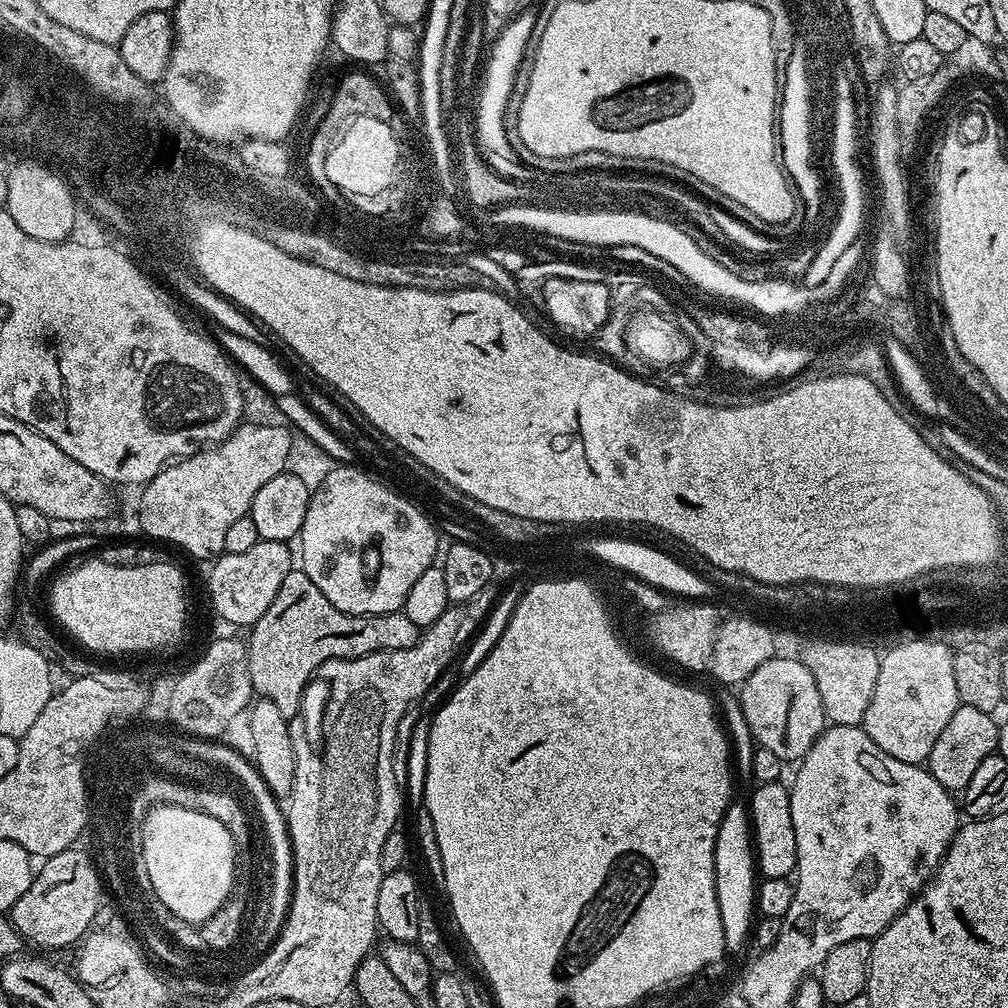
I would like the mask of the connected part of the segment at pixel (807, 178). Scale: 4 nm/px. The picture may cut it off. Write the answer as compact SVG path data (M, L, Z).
M796 48L788 56L788 65L782 68L782 87L778 92L778 155L781 165L804 209L805 217L812 218L820 212L820 180L812 165L812 80L808 71L808 53Z

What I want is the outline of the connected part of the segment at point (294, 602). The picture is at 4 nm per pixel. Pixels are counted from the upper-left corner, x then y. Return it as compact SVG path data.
M302 570L286 574L282 590L278 590L274 602L270 602L270 610L266 610L266 614L262 614L262 618L251 625L249 632L252 633L246 636L246 643L253 693L278 706L278 710L282 710L289 718L295 716L300 709L300 699L304 696L309 680L327 660L349 660L371 652L402 650L406 646L414 646L414 642L418 642L422 635L422 629L414 626L414 622L410 622L410 618L406 618L402 610L377 616L355 616L338 610L338 606L334 606L334 602L330 602L326 594L322 594L322 590L318 590L318 586L314 586L314 582L310 582L310 578Z

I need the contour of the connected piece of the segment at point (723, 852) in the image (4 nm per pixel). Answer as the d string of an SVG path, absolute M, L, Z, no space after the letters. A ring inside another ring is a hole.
M734 802L719 819L715 838L715 894L722 918L724 945L727 951L738 950L748 940L755 911L756 867L751 819L747 807Z

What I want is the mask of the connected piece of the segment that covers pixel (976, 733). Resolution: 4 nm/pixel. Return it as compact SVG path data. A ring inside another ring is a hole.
M961 704L954 710L954 718L938 734L938 742L934 742L934 750L930 750L926 761L926 767L942 786L953 794L963 793L964 788L974 778L974 770L978 770L982 758L993 755L997 751L996 743L1000 733L1000 724L997 717L991 712L974 710L974 706Z

